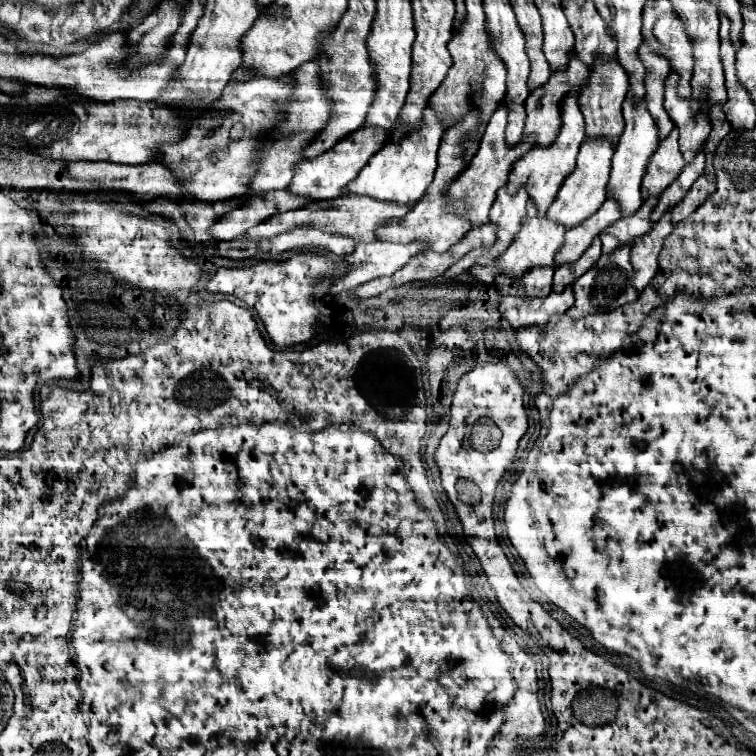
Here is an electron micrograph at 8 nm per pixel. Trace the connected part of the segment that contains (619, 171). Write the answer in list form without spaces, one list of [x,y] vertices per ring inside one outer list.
[[[628,92],[626,100],[624,100],[624,132],[620,136],[620,142],[614,150],[614,158],[612,158],[612,172],[610,172],[610,180],[608,180],[608,194],[612,196],[620,210],[622,216],[630,216],[634,214],[640,206],[642,206],[642,194],[640,194],[640,186],[642,186],[642,178],[646,174],[646,166],[652,158],[652,152],[656,152],[658,148],[658,132],[656,132],[656,122],[652,120],[648,108],[644,102],[634,104],[632,102],[632,94]]]

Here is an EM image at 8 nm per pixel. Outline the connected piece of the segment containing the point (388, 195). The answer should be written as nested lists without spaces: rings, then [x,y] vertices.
[[[426,106],[424,108],[424,120],[420,130],[412,132],[408,138],[394,138],[390,144],[386,144],[372,160],[362,168],[360,176],[352,180],[342,194],[360,194],[370,196],[380,202],[392,202],[398,206],[414,206],[430,186],[436,170],[436,152],[442,140],[442,128],[436,112]]]

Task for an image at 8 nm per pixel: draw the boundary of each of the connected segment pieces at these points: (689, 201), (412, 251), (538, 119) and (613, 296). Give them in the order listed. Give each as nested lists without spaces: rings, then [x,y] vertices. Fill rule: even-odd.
[[[700,176],[700,178],[694,182],[692,190],[688,192],[688,196],[672,210],[672,224],[678,224],[680,220],[688,218],[700,204],[704,204],[704,202],[708,200],[708,196],[710,196],[714,190],[716,190],[716,184],[708,182],[706,176]]]
[[[370,242],[370,244],[356,244],[354,252],[346,256],[348,272],[340,276],[330,294],[336,296],[344,290],[354,290],[364,282],[374,278],[392,276],[398,268],[402,268],[408,258],[424,252],[424,244],[392,244],[392,242]]]
[[[572,56],[566,70],[552,72],[548,84],[538,88],[536,92],[530,92],[530,96],[526,100],[526,126],[524,126],[522,140],[526,136],[534,134],[536,136],[534,144],[548,148],[548,144],[552,144],[560,132],[560,104],[562,104],[564,96],[568,96],[572,92],[580,94],[580,88],[584,88],[584,80],[588,80],[588,68],[584,68],[584,64],[576,56]]]
[[[630,246],[628,248],[618,248],[616,252],[608,256],[600,256],[600,260],[590,268],[576,284],[572,286],[574,292],[574,306],[566,312],[572,320],[578,320],[582,316],[590,314],[602,314],[602,312],[612,312],[614,308],[620,308],[622,304],[634,302],[638,296],[632,292],[632,264],[630,264]]]

